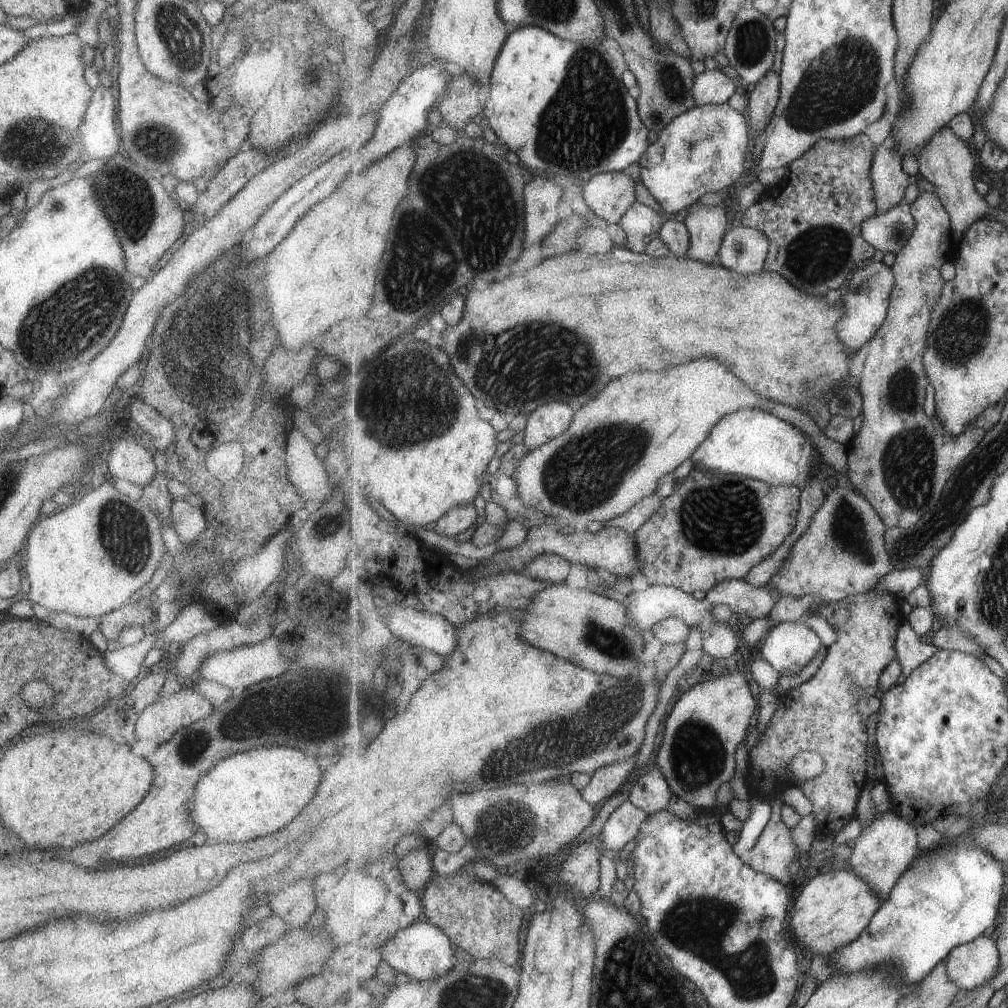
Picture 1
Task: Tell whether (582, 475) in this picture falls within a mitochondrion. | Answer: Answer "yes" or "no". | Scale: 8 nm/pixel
yes

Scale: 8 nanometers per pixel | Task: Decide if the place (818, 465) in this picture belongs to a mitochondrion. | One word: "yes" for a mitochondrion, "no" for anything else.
no

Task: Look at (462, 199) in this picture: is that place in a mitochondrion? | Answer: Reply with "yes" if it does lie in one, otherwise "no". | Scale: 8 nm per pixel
yes

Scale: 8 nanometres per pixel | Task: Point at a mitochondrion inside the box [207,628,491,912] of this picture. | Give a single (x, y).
(337, 661)

